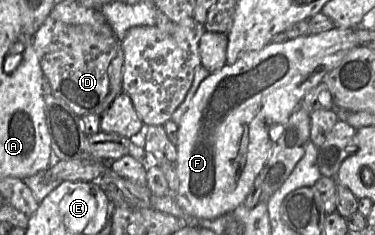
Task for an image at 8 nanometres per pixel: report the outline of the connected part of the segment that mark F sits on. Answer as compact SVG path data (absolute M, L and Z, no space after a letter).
M333 27L316 35L307 34L284 42L271 41L259 51L243 54L235 63L225 64L202 81L178 124L178 189L175 197L186 213L197 218L214 219L244 202L292 111L309 90L322 82L325 75L359 45L356 29Z

